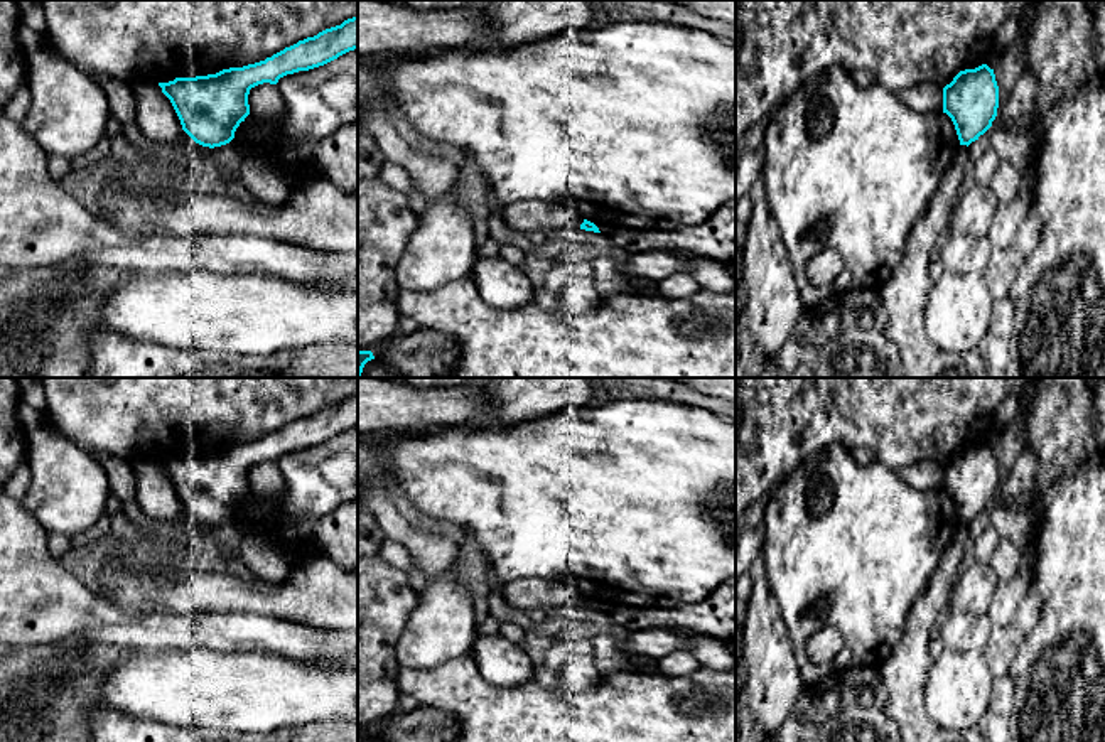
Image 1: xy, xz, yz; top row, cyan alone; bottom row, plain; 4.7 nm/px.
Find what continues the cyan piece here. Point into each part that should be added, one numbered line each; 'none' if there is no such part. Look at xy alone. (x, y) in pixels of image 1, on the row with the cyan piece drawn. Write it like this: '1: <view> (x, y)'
none

